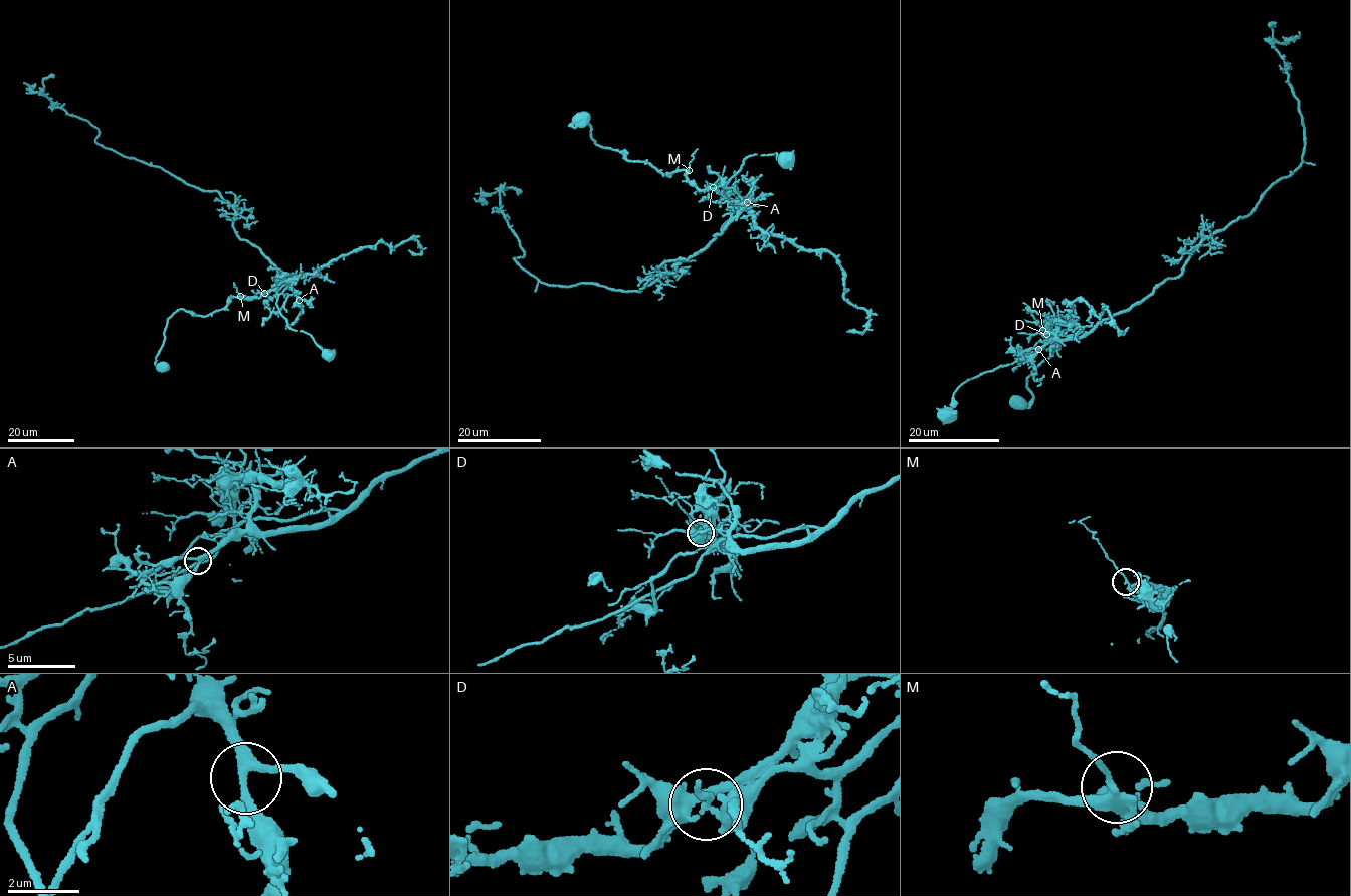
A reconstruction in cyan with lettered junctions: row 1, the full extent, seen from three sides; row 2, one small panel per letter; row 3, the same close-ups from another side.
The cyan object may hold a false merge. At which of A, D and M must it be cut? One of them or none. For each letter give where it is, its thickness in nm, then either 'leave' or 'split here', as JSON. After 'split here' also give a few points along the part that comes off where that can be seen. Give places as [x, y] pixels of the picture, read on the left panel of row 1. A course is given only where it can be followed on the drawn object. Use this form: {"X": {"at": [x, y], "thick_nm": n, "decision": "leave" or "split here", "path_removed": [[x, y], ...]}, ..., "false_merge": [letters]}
{"A": {"at": [299, 300], "thick_nm": 240, "decision": "leave"}, "D": {"at": [264, 293], "thick_nm": 240, "decision": "split here", "path_removed": [[264, 294], [279, 281], [313, 274], [343, 255], [382, 240], [392, 249], [415, 238], [421, 252], [408, 249]]}, "M": {"at": [240, 296], "thick_nm": 240, "decision": "leave"}, "false_merge": ["D"]}

